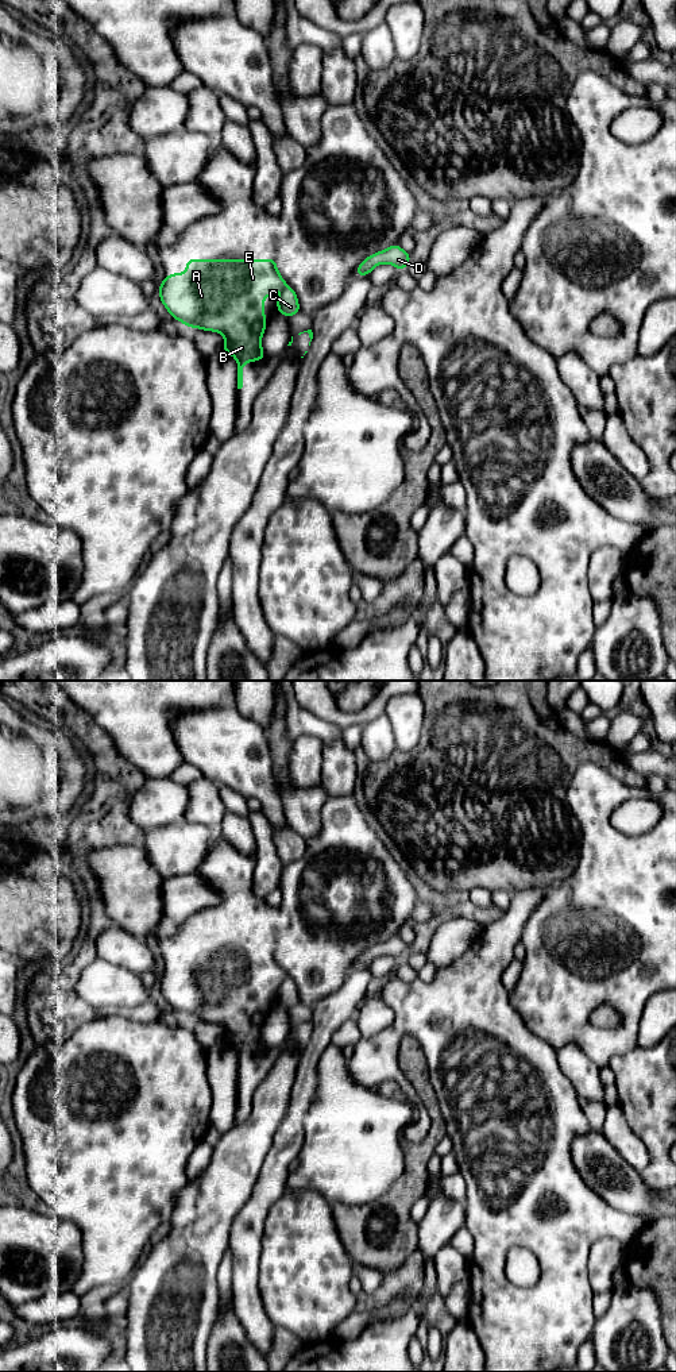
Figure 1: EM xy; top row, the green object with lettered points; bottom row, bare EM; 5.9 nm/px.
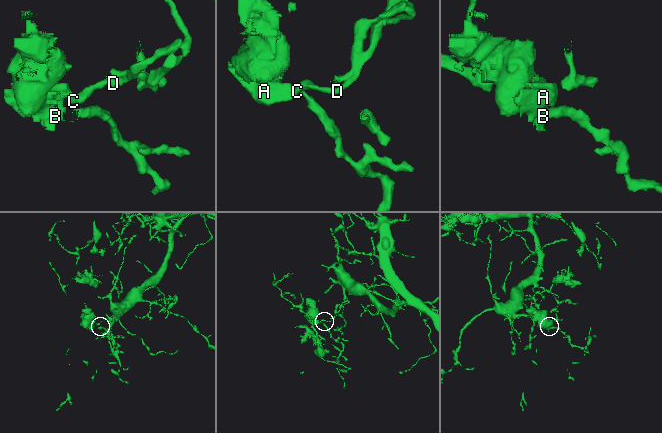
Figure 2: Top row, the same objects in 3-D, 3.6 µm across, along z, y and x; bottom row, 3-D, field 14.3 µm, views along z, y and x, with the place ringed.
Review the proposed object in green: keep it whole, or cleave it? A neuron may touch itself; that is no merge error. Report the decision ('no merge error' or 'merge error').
merge error

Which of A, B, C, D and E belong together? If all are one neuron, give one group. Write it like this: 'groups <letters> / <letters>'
groups A B E / C D

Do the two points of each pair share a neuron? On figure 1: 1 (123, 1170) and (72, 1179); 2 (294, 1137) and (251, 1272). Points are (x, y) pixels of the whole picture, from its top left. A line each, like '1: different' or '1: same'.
1: same
2: same

